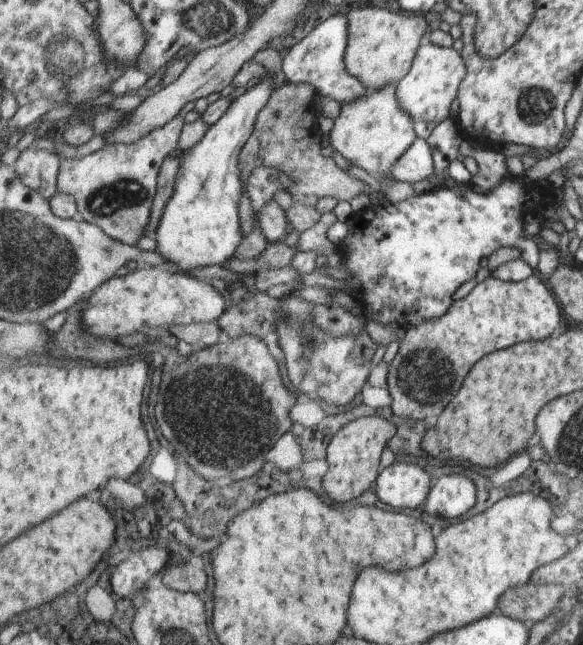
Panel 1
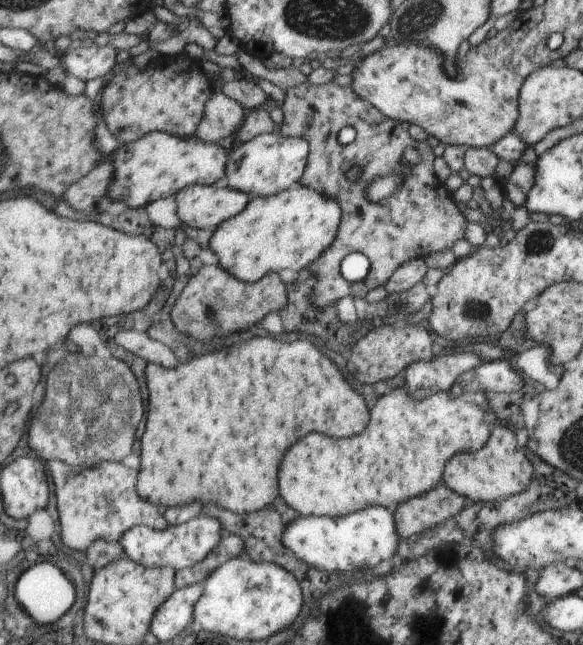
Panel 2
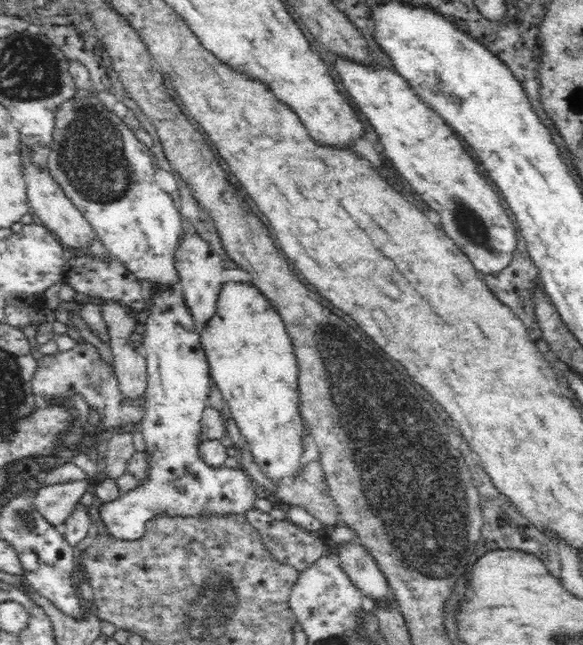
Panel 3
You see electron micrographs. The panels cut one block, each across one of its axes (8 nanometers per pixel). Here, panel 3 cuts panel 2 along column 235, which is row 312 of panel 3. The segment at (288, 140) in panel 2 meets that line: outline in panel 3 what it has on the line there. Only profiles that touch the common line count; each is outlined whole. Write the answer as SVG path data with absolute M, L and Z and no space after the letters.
M170 288L154 296L151 306L140 317L144 320L143 345L141 351L147 364L147 387L145 392L146 414L140 421L148 452L148 480L140 482L130 492L106 504L99 504L100 518L106 530L114 537L133 541L140 538L150 520L158 516L168 517L224 517L248 516L255 508L255 502L263 492L256 482L252 482L240 467L235 469L210 466L202 458L200 432L202 432L202 412L210 394L209 362L202 348L199 331L191 312L187 309L183 295Z

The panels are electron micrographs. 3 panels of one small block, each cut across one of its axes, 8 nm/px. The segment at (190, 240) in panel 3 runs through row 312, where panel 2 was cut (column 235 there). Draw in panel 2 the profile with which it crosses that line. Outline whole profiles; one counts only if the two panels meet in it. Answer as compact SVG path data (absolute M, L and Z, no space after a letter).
M190 185L175 197L182 223L202 229L236 217L249 204L246 193L213 185Z

